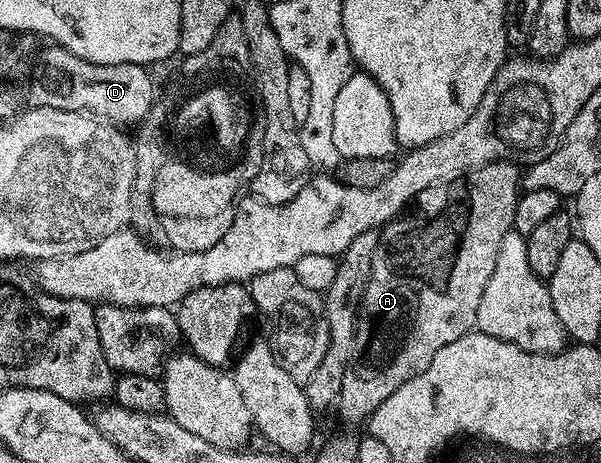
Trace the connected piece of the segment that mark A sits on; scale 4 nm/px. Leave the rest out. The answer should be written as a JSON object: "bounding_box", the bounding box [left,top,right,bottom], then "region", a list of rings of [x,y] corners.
{"bounding_box":[337,160,521,425],"region":[[[506,160],[496,164],[486,164],[484,168],[469,172],[459,180],[446,185],[445,192],[451,195],[451,208],[437,213],[424,228],[403,232],[400,236],[393,237],[388,244],[387,241],[380,242],[375,247],[369,282],[363,291],[363,297],[359,300],[357,309],[355,349],[351,355],[351,361],[347,363],[345,378],[341,378],[341,394],[337,401],[339,416],[347,424],[360,423],[359,425],[362,425],[373,414],[373,410],[377,410],[377,406],[381,406],[381,402],[385,402],[385,398],[389,398],[389,394],[393,394],[393,390],[401,390],[401,386],[405,386],[405,382],[409,382],[409,378],[420,376],[425,370],[425,366],[429,366],[429,362],[433,362],[433,354],[437,354],[437,350],[449,346],[449,342],[457,342],[457,338],[461,338],[475,328],[477,306],[481,306],[481,294],[485,294],[485,282],[489,282],[489,274],[493,274],[493,266],[497,266],[497,250],[501,250],[501,242],[505,238],[505,234],[515,227],[515,211],[521,195],[520,165],[512,164]]]}

